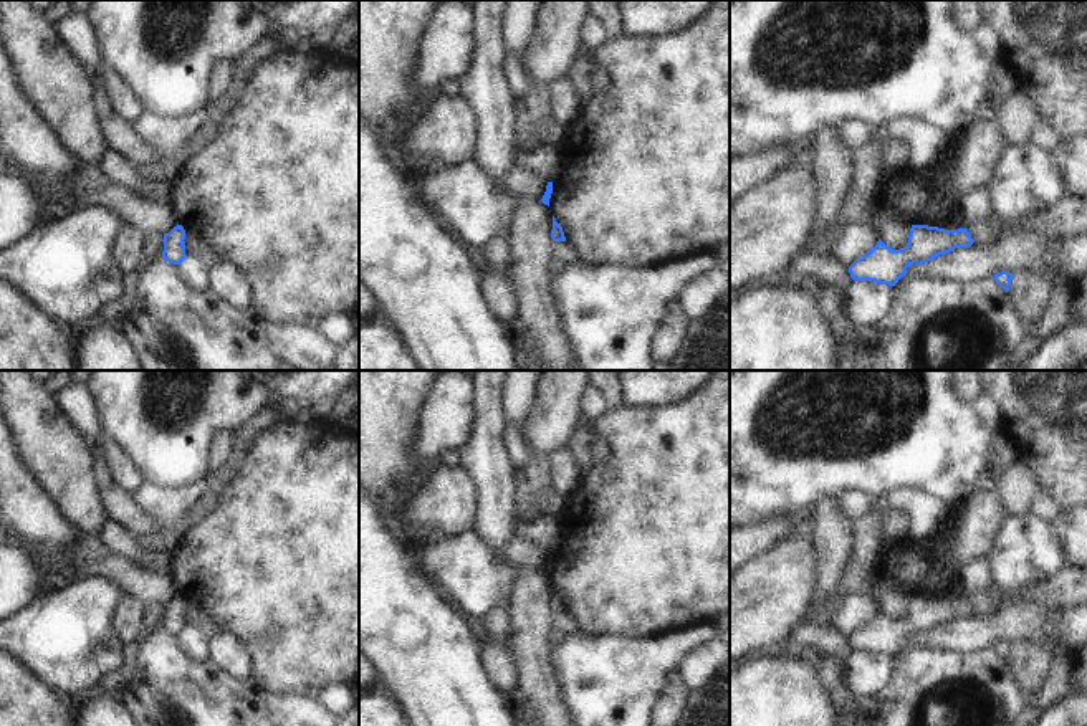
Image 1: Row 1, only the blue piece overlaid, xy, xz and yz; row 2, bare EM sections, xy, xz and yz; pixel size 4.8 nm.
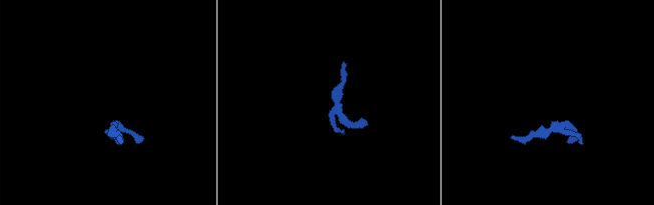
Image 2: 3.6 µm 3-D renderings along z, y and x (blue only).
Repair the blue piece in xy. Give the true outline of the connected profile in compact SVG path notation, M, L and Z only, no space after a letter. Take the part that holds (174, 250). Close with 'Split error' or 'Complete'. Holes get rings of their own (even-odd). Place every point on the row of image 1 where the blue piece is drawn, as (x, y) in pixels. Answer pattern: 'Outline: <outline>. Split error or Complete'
Outline: M177 225L169 233L165 233L162 260L174 265L180 265L187 256L184 240L185 230L182 225Z. Complete.

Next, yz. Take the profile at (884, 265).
Outline: M912 225L908 243L893 250L882 240L862 258L857 258L849 273L854 281L875 281L895 286L913 263L923 265L955 248L968 248L973 238L966 228L945 230L928 225Z. Complete.

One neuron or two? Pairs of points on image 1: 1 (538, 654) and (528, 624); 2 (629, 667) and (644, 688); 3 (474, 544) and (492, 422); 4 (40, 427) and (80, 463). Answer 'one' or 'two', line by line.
1: one
2: one
3: two
4: one

